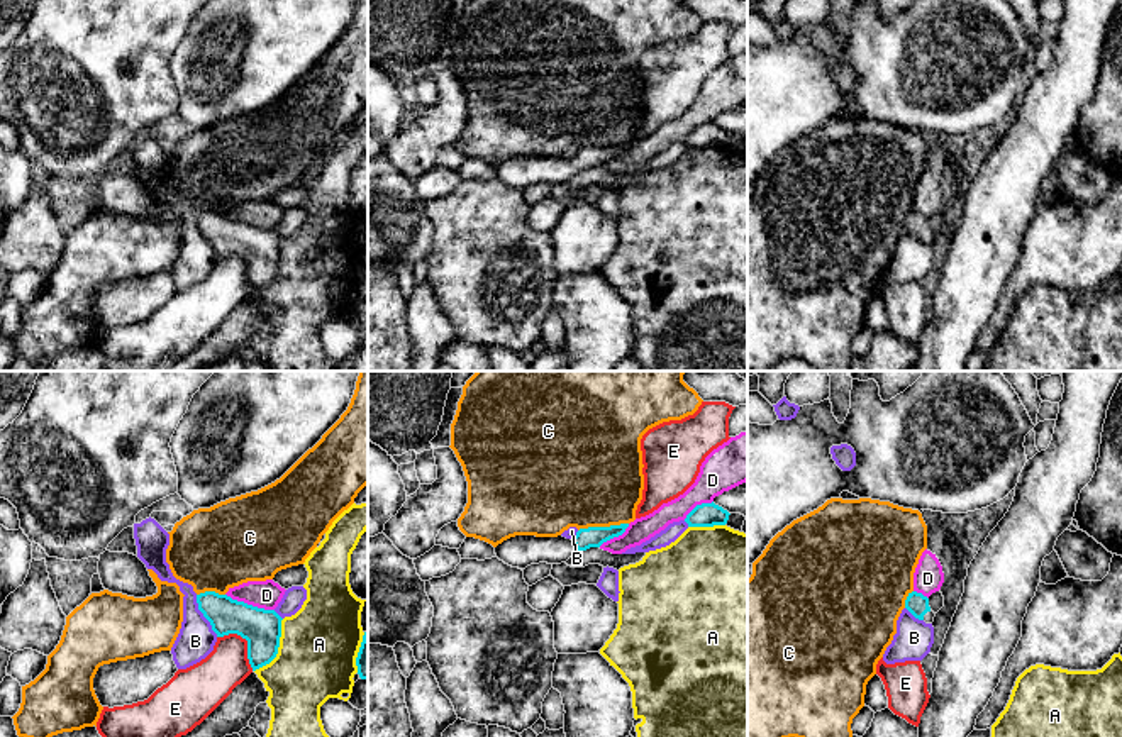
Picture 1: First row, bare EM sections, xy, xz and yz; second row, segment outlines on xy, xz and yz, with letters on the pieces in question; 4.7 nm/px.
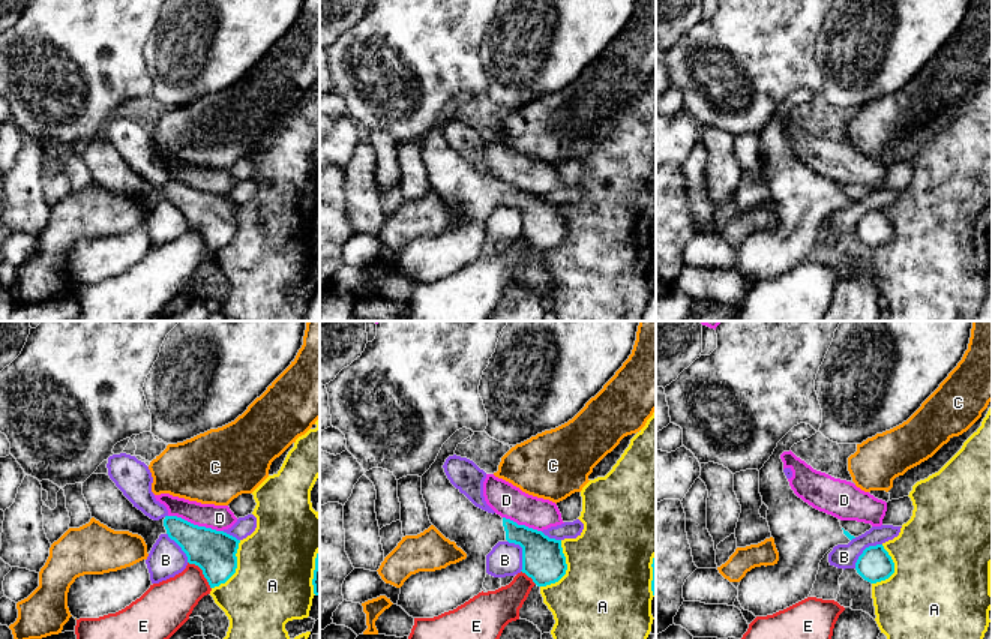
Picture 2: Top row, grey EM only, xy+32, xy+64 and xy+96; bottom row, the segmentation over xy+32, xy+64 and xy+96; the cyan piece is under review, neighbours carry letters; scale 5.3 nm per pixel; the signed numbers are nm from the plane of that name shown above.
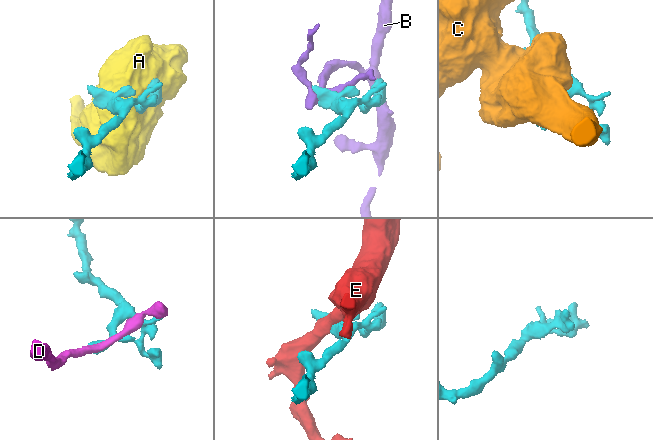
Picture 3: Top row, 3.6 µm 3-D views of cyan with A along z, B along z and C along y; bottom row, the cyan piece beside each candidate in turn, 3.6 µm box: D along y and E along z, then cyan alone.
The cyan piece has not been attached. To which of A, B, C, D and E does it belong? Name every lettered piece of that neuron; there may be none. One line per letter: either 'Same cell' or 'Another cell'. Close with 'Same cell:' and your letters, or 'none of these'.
A: Another cell
B: Another cell
C: Another cell
D: Another cell
E: Another cell
Same cell: none of these

